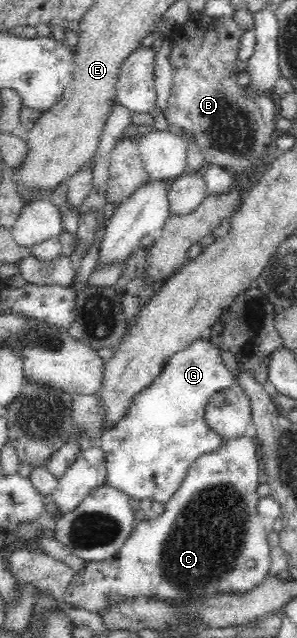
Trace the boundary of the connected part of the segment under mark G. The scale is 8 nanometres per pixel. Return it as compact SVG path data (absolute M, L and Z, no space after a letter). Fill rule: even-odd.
M204 337L193 341L186 349L173 353L166 360L159 376L134 395L126 415L105 429L99 443L105 459L106 484L126 493L128 497L165 504L182 483L190 465L201 455L212 453L222 445L224 441L207 426L204 419L205 405L209 398L236 383L235 377L222 362L220 351Z

